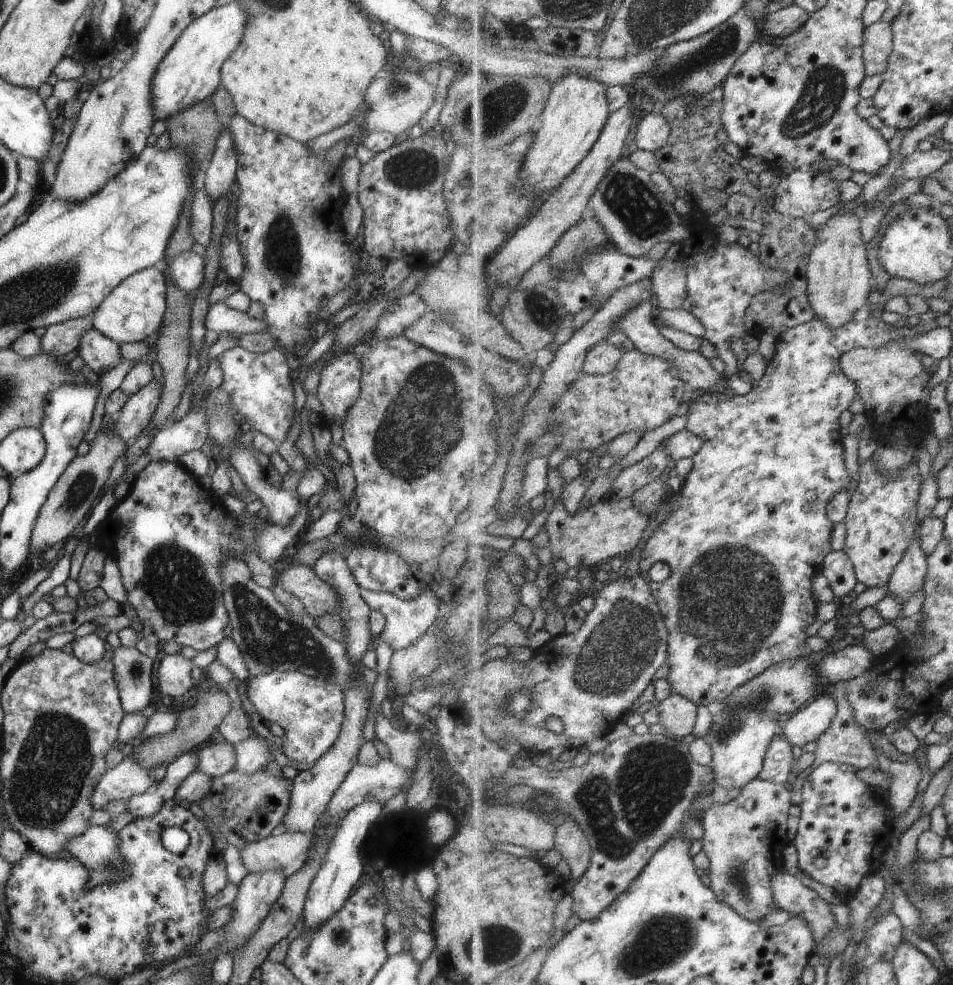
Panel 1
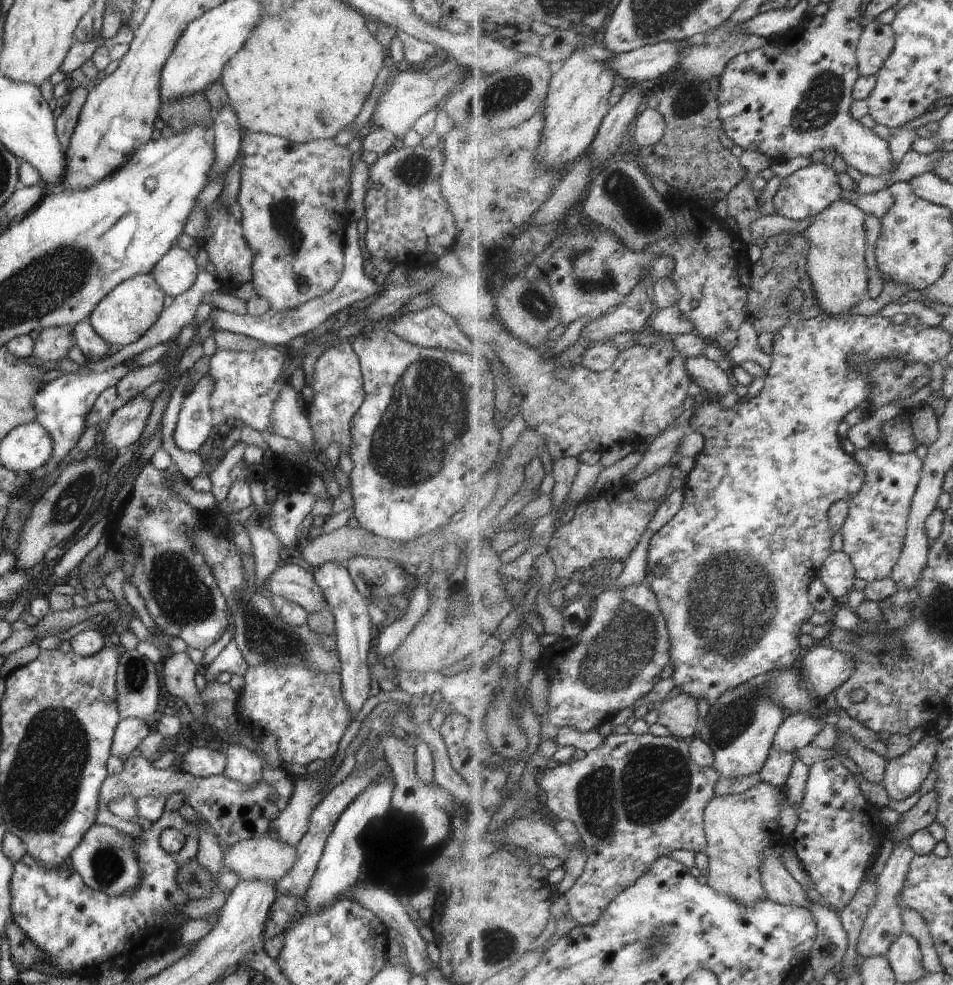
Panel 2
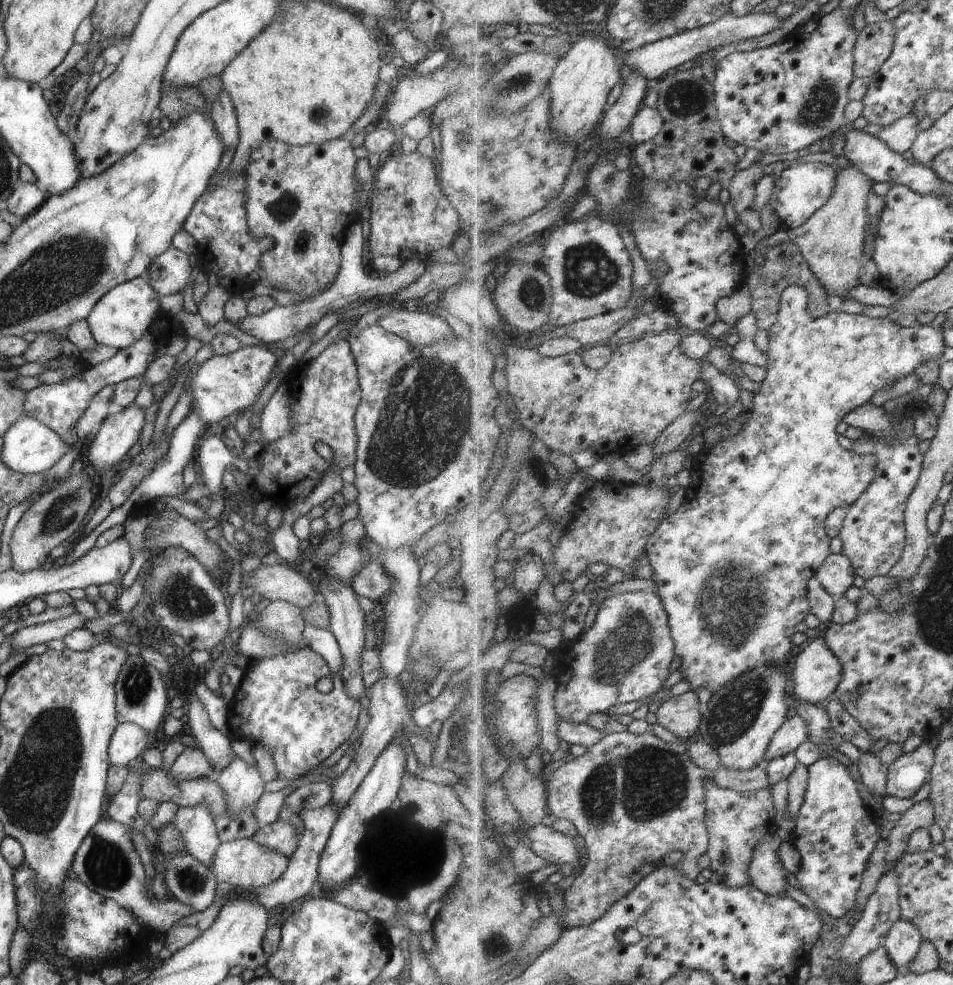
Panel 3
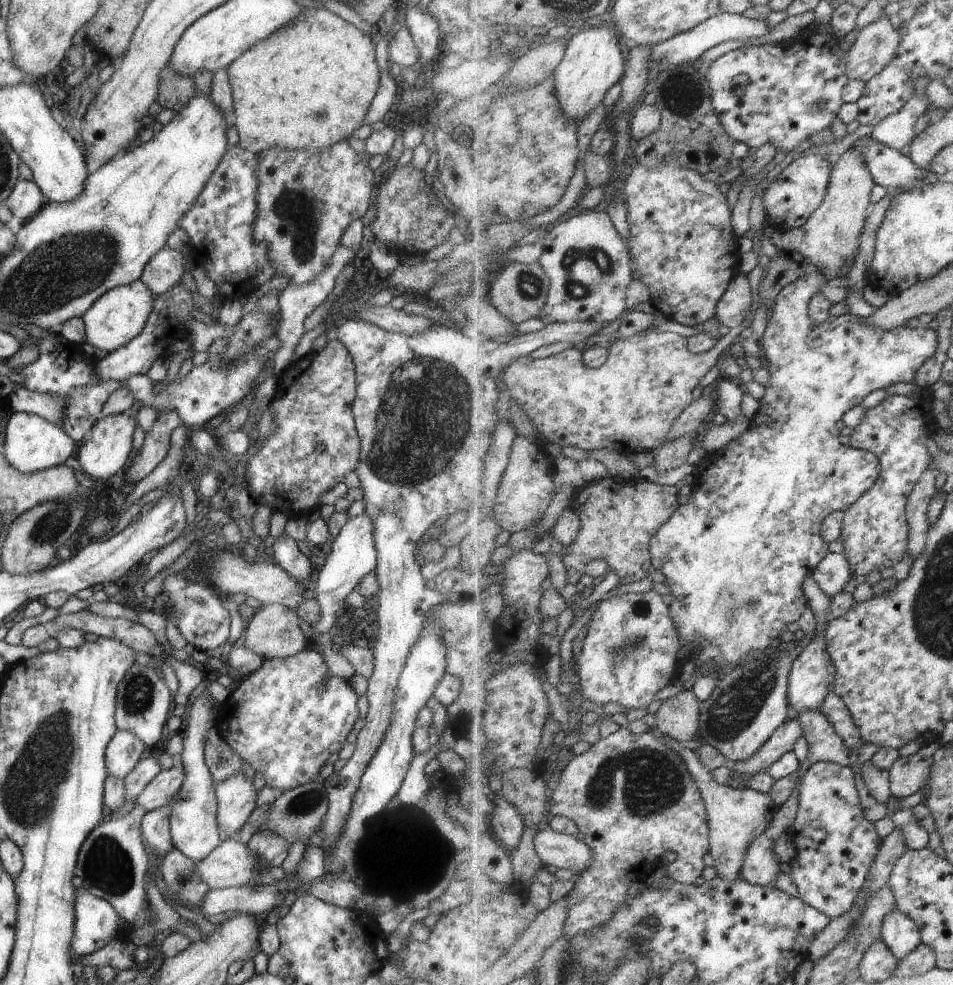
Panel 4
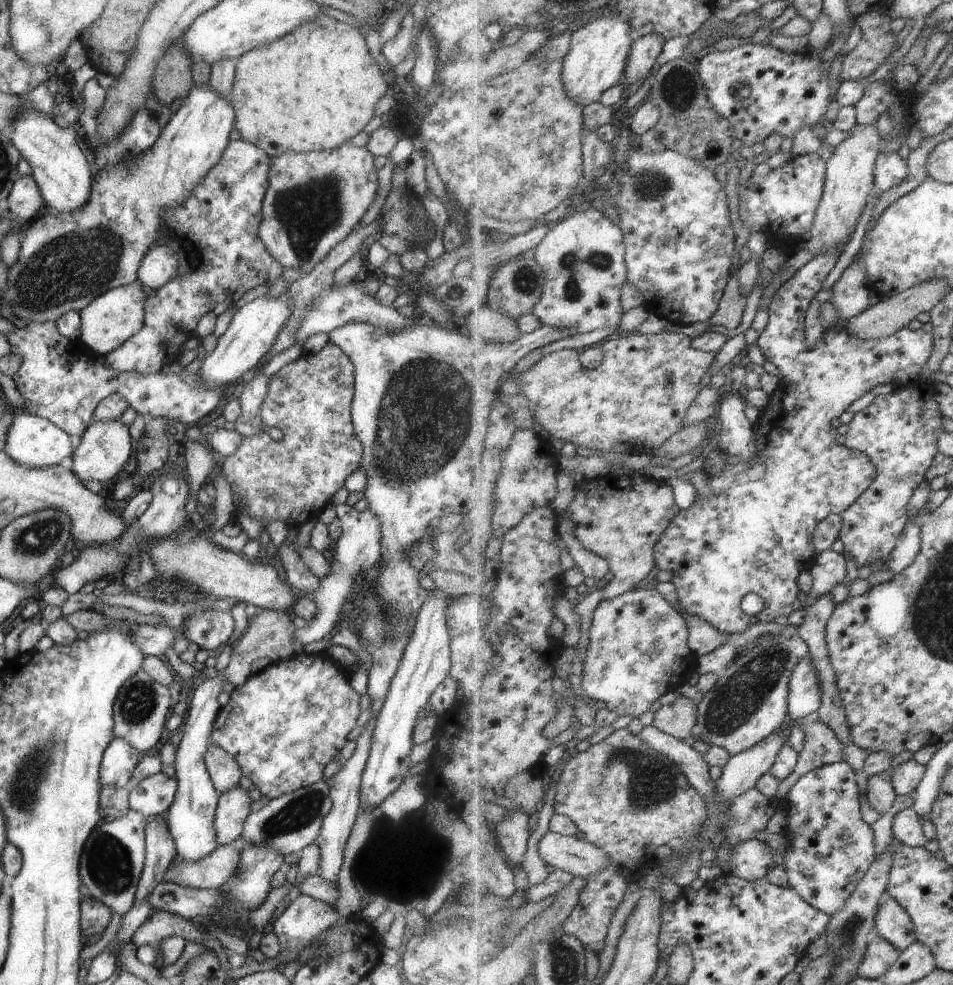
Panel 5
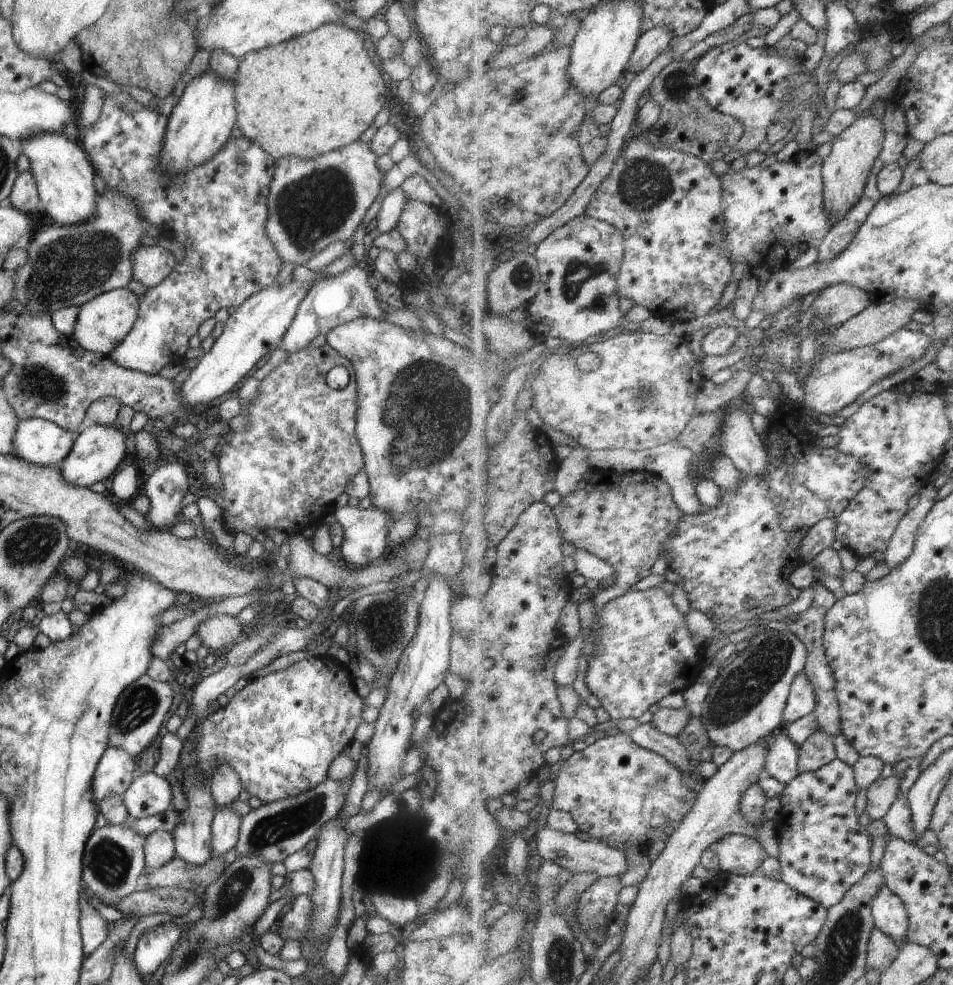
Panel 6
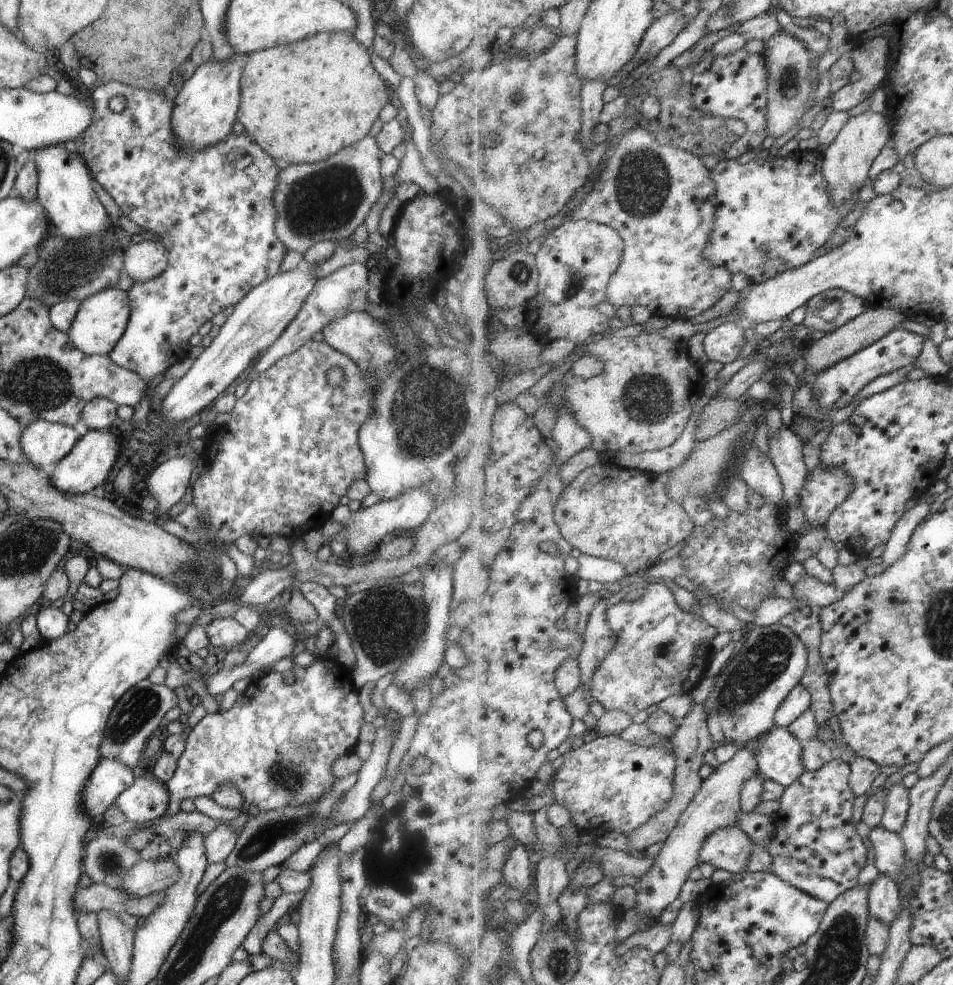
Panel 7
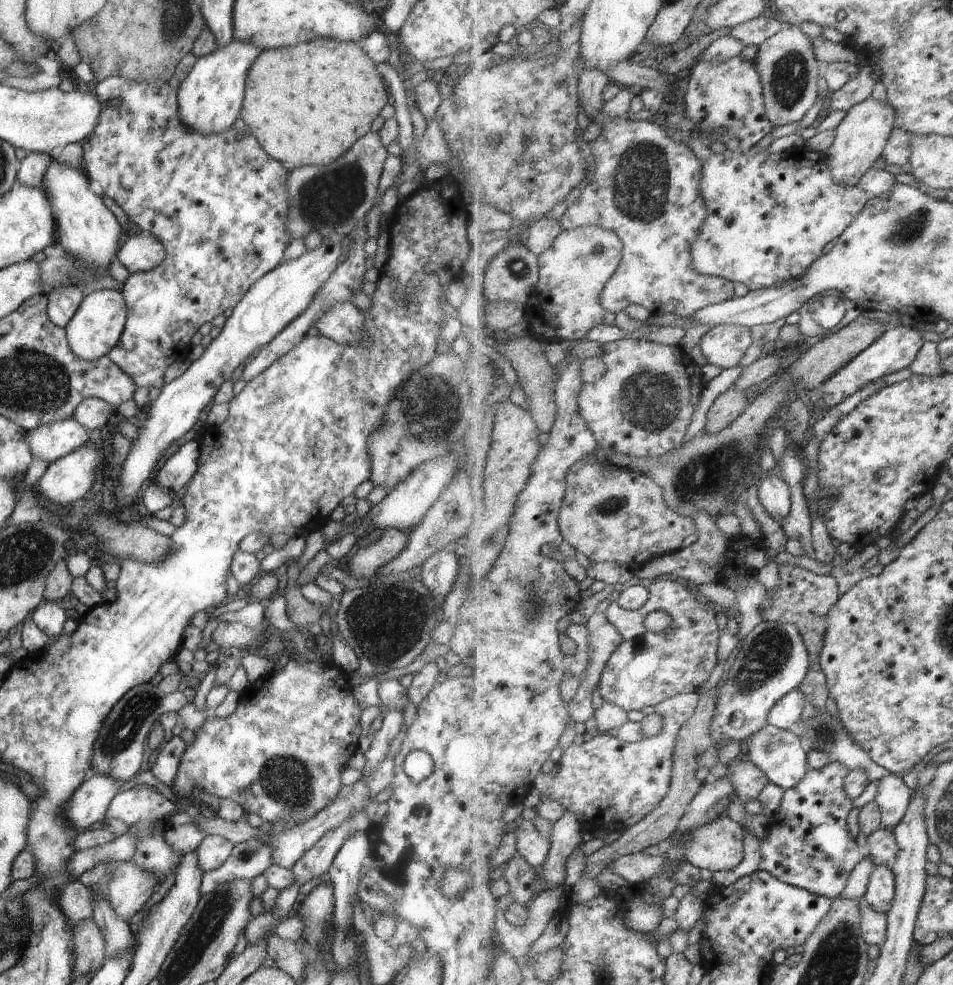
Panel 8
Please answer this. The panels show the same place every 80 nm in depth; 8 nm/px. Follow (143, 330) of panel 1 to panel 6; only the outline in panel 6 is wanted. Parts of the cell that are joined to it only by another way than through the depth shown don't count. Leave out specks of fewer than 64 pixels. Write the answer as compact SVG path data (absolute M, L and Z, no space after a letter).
M127 287L111 289L84 302L78 310L71 337L75 344L92 353L108 356L131 330L138 311L138 296Z

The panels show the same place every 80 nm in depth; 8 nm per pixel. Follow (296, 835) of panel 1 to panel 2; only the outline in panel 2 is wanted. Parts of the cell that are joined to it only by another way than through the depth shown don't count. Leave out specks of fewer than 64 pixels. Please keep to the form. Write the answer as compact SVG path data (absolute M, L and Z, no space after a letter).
M263 836L260 839L243 839L229 845L227 852L222 852L222 863L225 871L231 870L238 876L238 880L269 879L276 881L292 868L296 857L296 845L290 845L279 839Z

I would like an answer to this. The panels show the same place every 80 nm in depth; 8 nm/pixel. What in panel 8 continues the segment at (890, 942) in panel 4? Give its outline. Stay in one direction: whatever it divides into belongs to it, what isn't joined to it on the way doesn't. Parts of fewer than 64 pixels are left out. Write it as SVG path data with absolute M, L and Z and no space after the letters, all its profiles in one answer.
M873 865L868 891L863 896L877 912L889 912L895 899L896 879L891 868Z

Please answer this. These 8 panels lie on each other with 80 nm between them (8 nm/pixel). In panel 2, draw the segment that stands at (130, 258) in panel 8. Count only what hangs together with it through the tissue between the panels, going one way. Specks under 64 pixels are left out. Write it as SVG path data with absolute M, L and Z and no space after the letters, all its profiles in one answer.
M173 245L151 267L149 273L153 275L165 297L171 299L193 284L201 269L201 261L194 259L189 251Z

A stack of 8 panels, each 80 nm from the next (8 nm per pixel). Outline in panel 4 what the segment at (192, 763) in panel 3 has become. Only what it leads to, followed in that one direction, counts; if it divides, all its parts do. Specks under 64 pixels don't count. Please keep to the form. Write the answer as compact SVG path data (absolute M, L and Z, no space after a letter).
M179 758L174 759L173 767L160 770L151 780L145 785L145 788L137 795L136 804L141 805L146 812L156 809L158 806L163 806L173 800L172 796L179 790L180 784L184 779L185 771L182 765L182 762L179 761Z

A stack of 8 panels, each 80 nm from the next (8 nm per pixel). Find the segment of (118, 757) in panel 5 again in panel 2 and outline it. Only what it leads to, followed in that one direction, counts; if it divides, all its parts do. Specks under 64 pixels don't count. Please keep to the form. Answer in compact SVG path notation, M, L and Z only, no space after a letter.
M137 717L120 719L114 728L110 754L123 759L136 753L136 746L149 734L146 721Z

